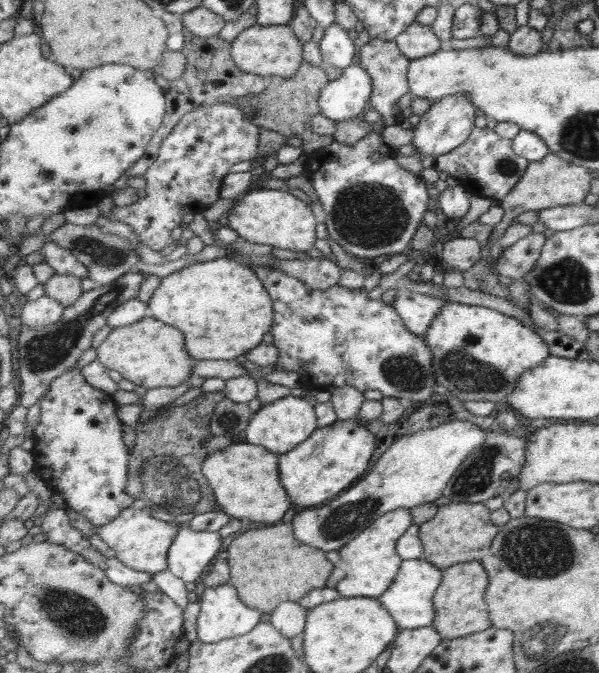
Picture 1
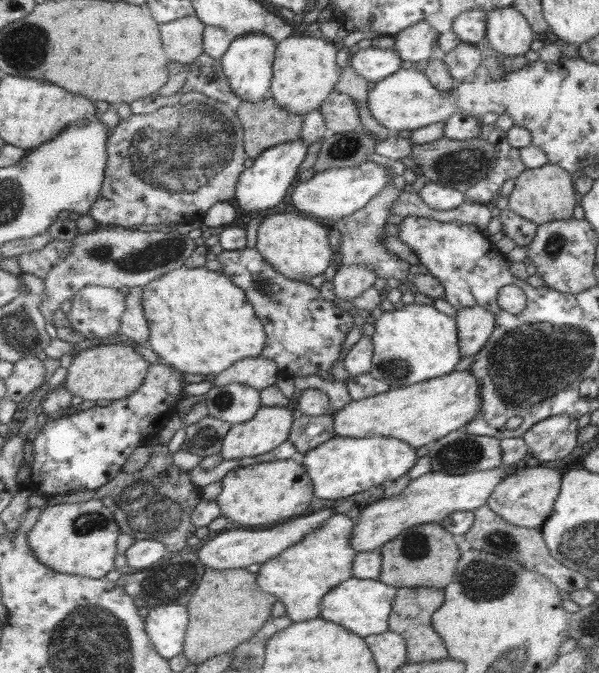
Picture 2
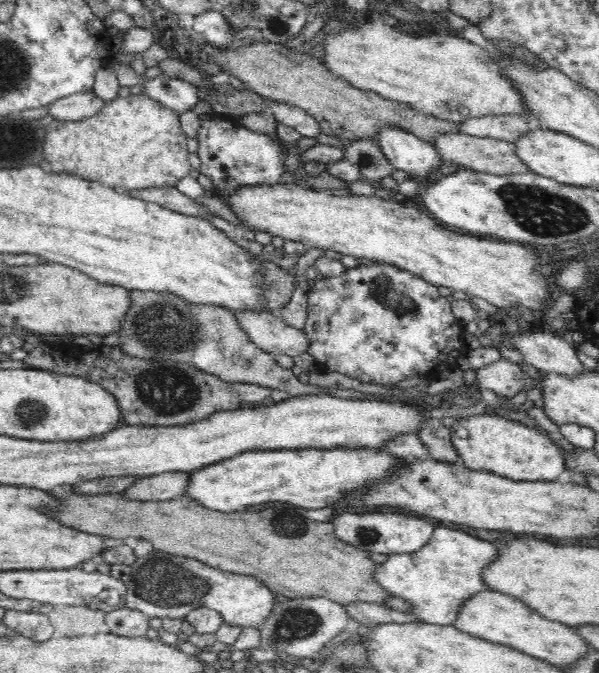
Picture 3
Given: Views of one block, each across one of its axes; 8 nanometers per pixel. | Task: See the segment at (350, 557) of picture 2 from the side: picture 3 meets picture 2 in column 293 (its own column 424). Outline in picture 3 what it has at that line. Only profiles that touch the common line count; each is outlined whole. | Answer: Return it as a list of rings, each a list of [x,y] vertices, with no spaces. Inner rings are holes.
[[[437,525],[432,538],[412,554],[389,555],[378,565],[376,580],[386,591],[412,605],[413,614],[424,623],[454,625],[466,600],[480,592],[494,592],[484,583],[484,569],[499,557],[490,540],[461,529]]]

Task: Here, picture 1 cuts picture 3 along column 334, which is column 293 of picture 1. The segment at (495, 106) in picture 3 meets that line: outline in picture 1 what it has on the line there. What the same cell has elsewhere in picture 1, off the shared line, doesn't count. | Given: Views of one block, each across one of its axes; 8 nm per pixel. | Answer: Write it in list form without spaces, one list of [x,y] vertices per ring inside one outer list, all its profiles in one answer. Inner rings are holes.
[[[256,23],[246,28],[232,43],[231,54],[235,64],[251,74],[258,74],[270,78],[270,76],[282,76],[287,79],[300,71],[304,63],[304,44],[300,37],[287,25],[263,25]]]

